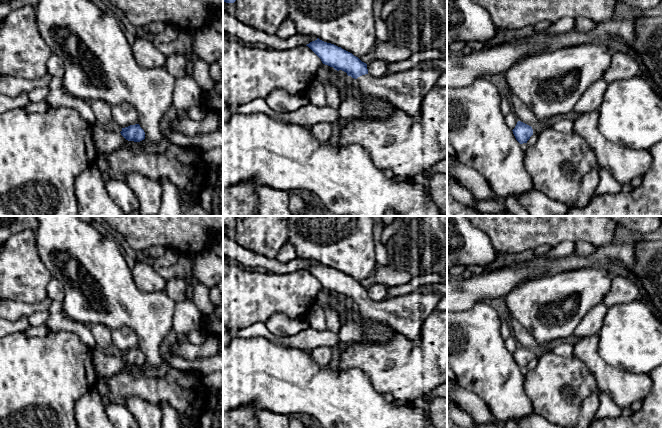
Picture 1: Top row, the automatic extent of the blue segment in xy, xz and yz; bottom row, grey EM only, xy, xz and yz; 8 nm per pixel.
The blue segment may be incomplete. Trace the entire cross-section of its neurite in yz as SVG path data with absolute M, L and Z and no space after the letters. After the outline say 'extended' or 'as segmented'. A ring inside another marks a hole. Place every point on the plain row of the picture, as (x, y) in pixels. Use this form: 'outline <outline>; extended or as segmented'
outline M518 345L515 352L512 354L516 364L520 367L527 367L530 361L536 357L538 358L543 352L550 351L547 345L541 346L538 351L531 351L521 345Z; extended

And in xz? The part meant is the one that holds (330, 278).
outline M319 262L306 270L323 288L337 295L342 294L354 302L363 319L385 323L410 340L420 338L425 319L435 310L441 299L437 294L413 292L376 302L368 298L366 287L341 271Z; extended

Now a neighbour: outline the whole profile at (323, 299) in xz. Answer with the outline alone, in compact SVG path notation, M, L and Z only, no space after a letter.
M320 291L316 297L316 304L320 305L322 308L334 307L340 309L340 296L337 294L331 295Z

